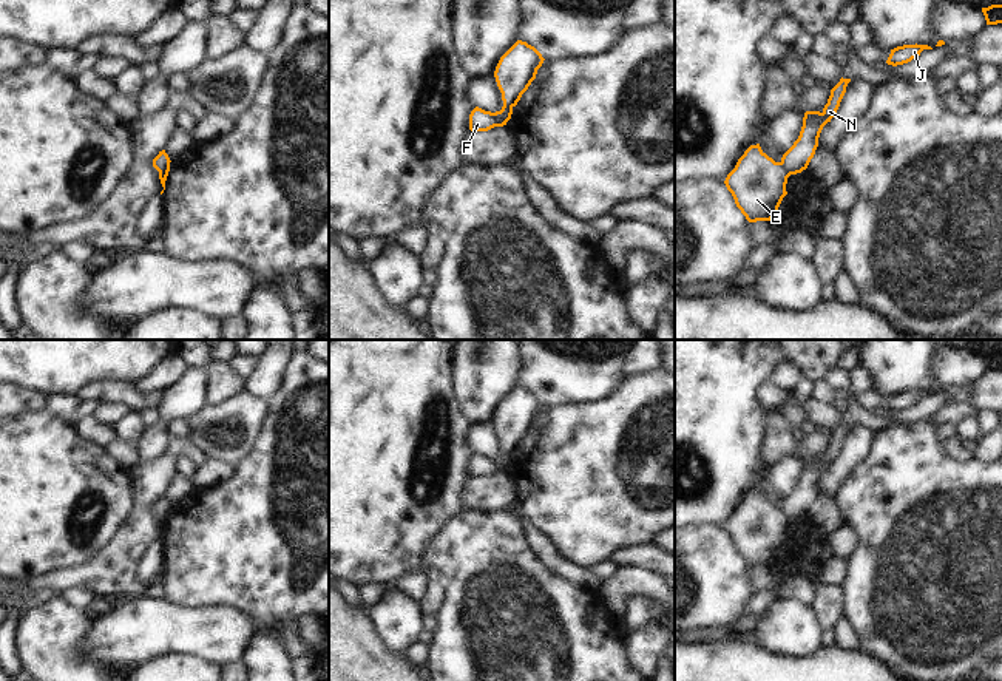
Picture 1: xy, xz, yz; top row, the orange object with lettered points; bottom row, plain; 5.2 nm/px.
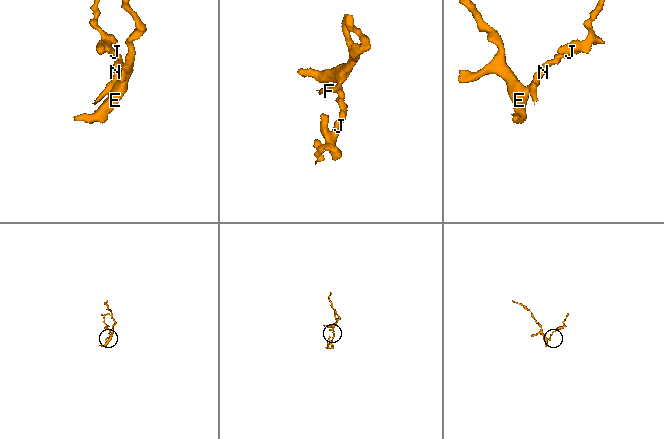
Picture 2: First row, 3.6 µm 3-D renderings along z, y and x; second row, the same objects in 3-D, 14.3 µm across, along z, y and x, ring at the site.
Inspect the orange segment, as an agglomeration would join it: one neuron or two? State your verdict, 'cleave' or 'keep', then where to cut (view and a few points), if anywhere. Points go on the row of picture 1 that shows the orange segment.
cleave; cut in yz along (780, 162), (789, 175)

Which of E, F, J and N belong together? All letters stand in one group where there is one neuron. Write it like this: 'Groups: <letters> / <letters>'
Groups: E / F J N

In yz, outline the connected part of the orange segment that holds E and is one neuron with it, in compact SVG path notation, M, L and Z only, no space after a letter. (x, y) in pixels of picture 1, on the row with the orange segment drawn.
M757 144L744 151L724 184L749 222L770 221L787 195L789 176L781 162L775 162Z

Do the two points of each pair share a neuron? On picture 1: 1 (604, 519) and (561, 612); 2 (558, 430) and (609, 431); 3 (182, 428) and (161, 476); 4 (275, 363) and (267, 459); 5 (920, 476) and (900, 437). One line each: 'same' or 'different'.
1: different
2: same
3: different
4: different
5: same

